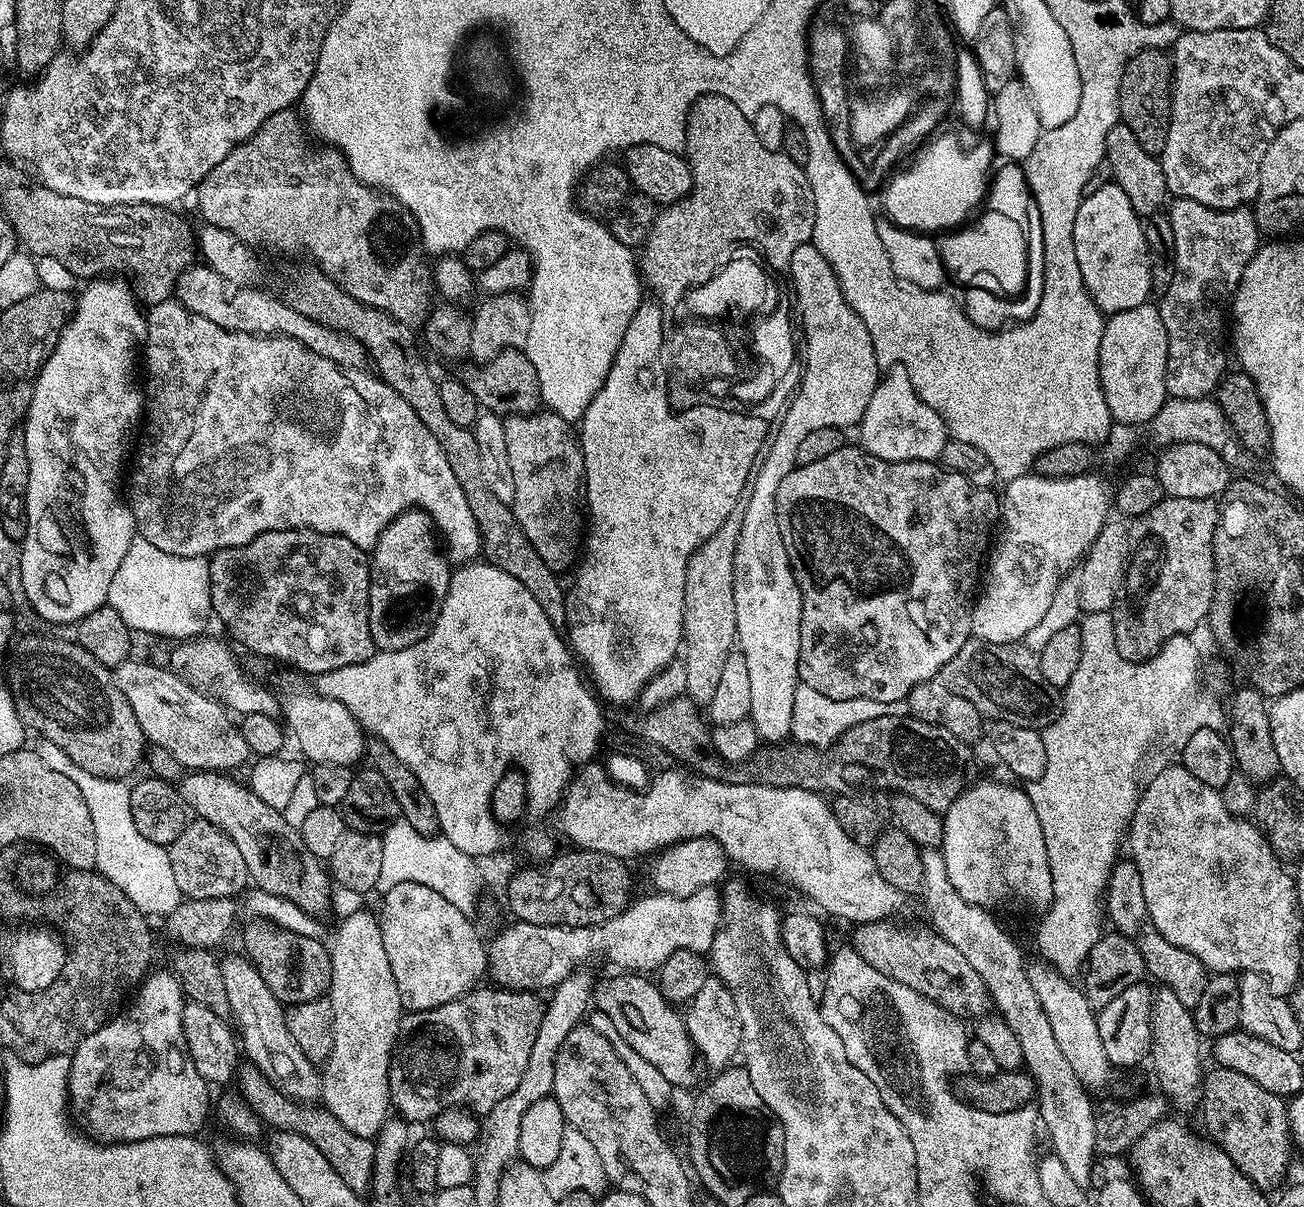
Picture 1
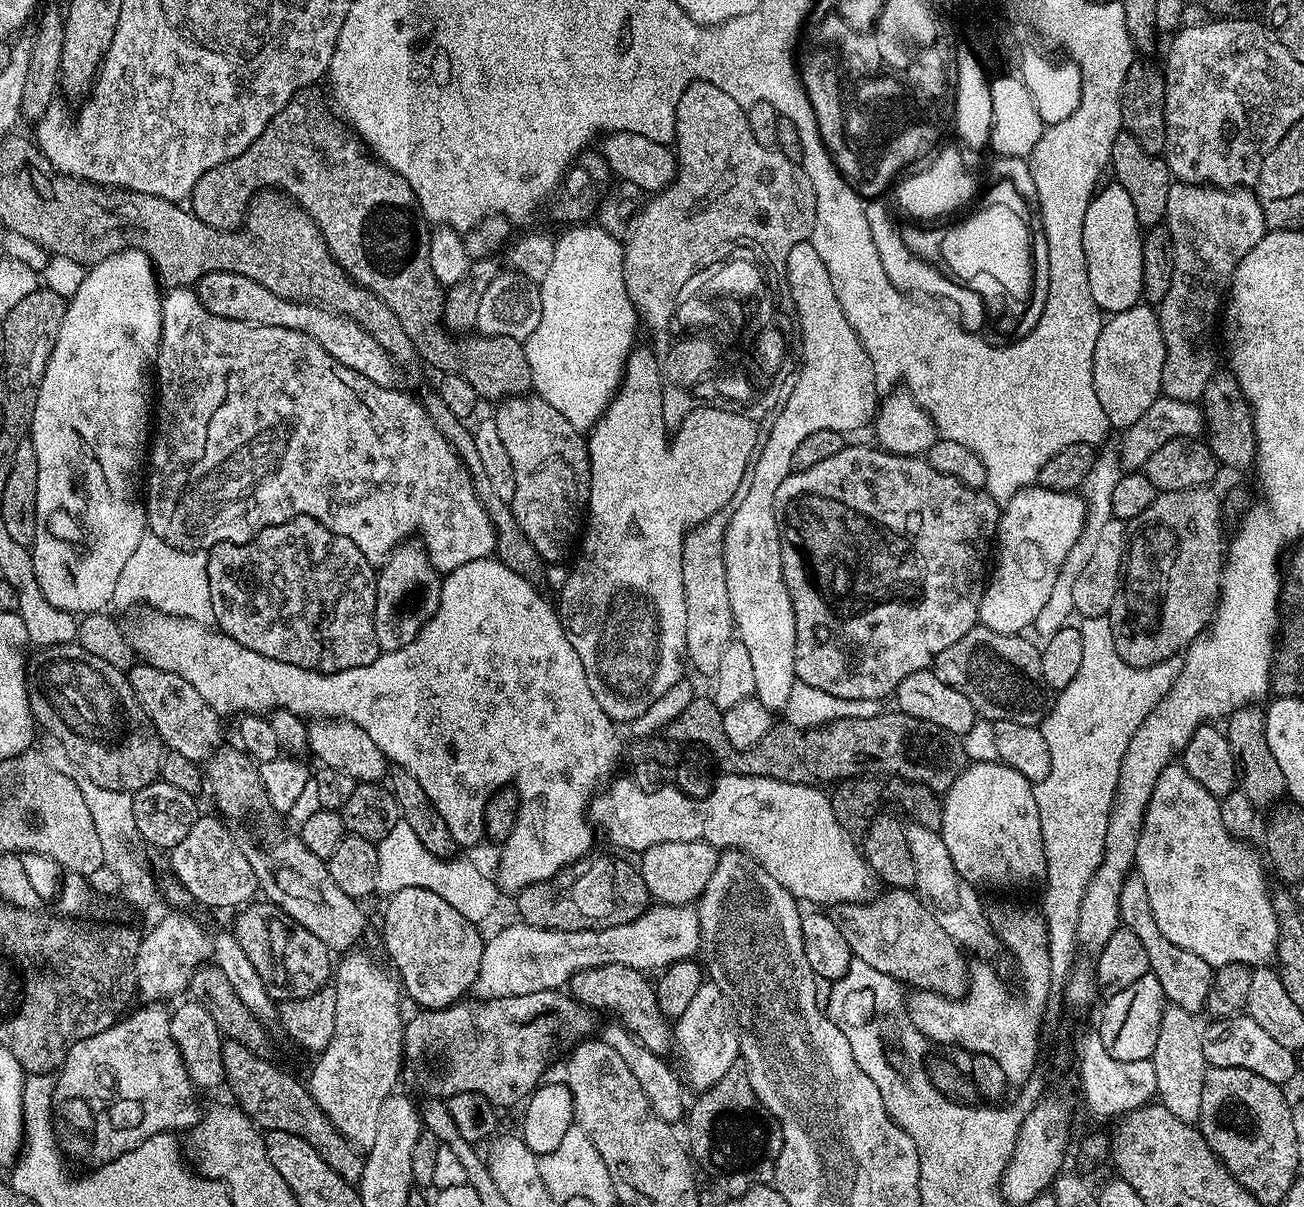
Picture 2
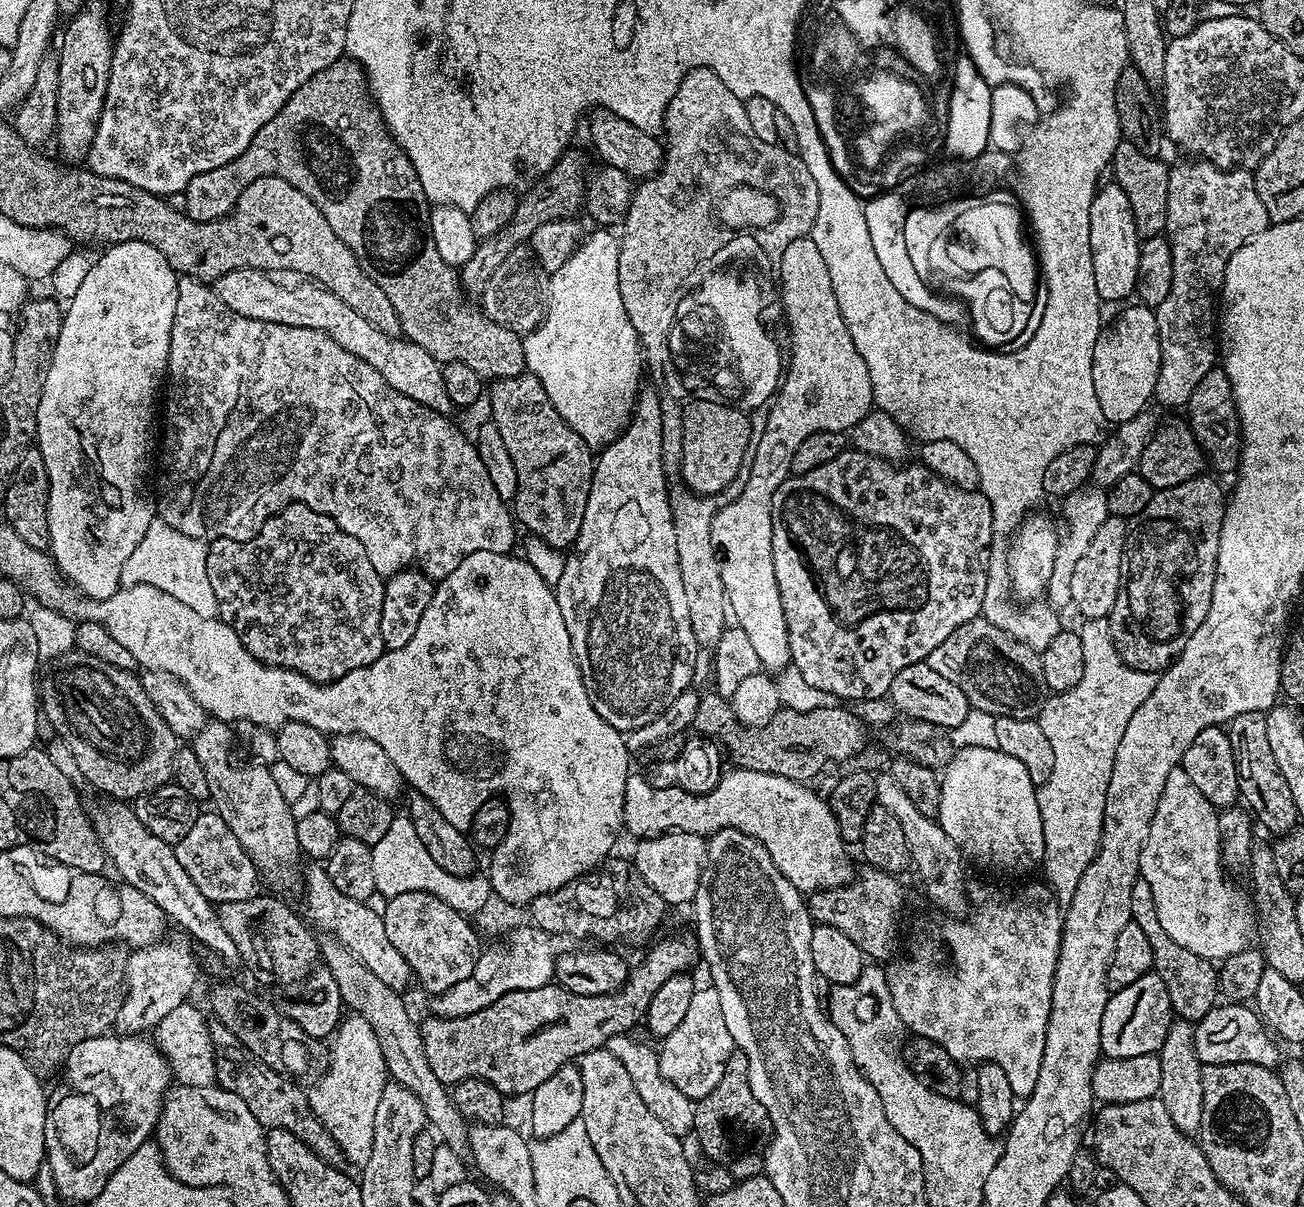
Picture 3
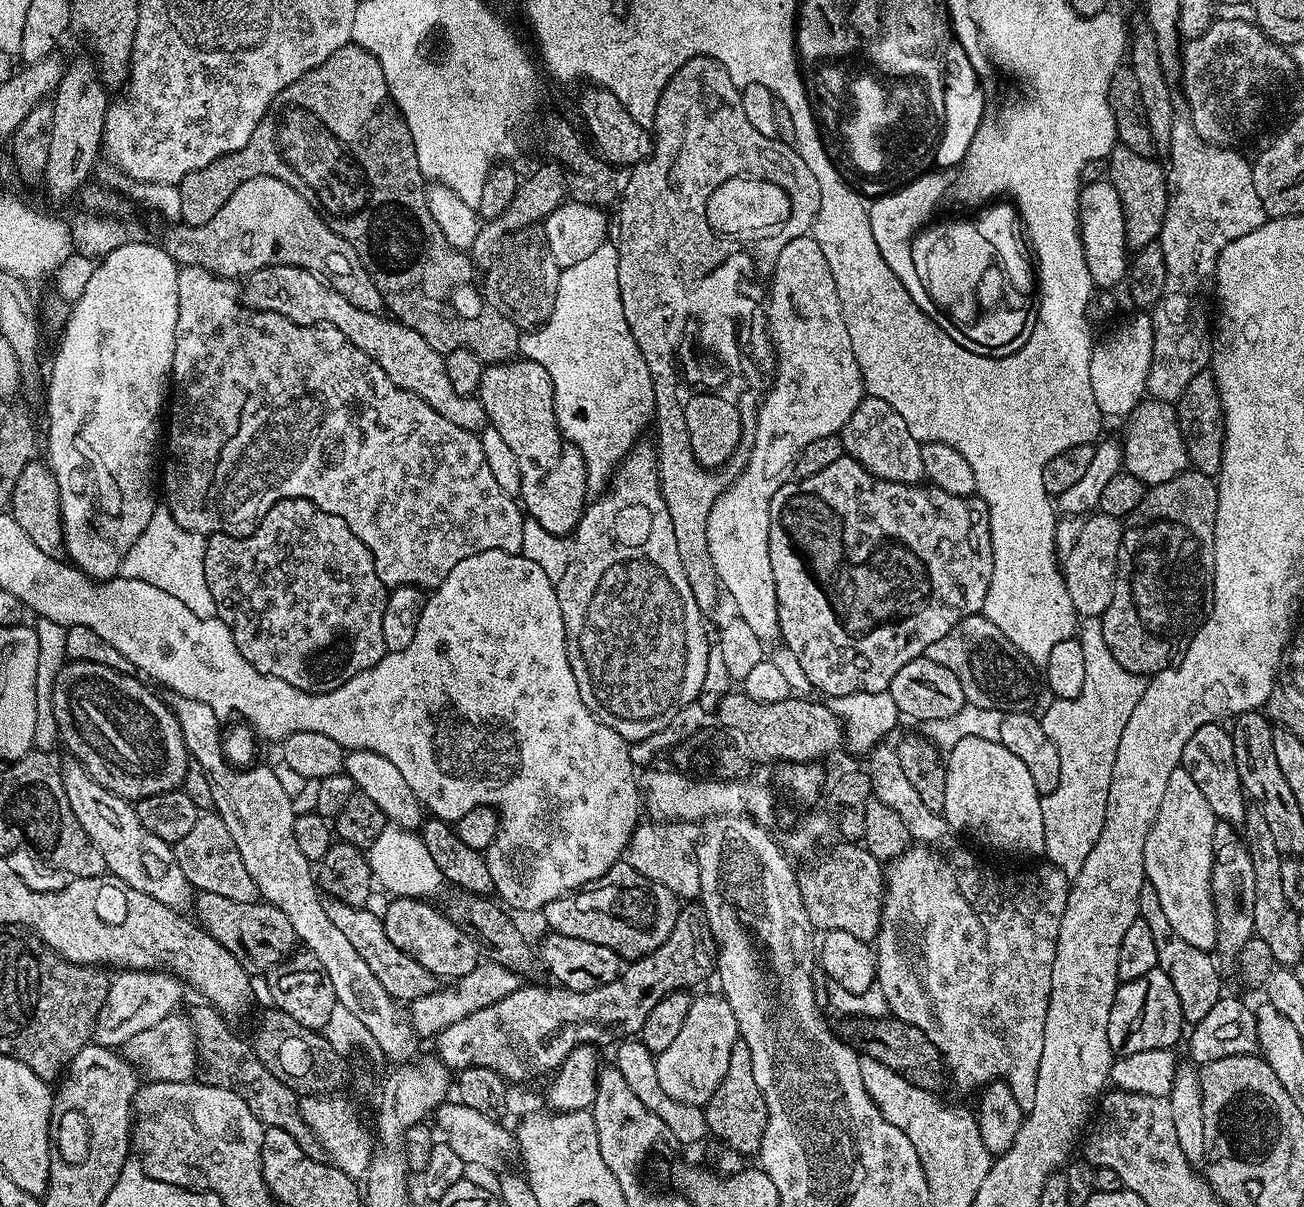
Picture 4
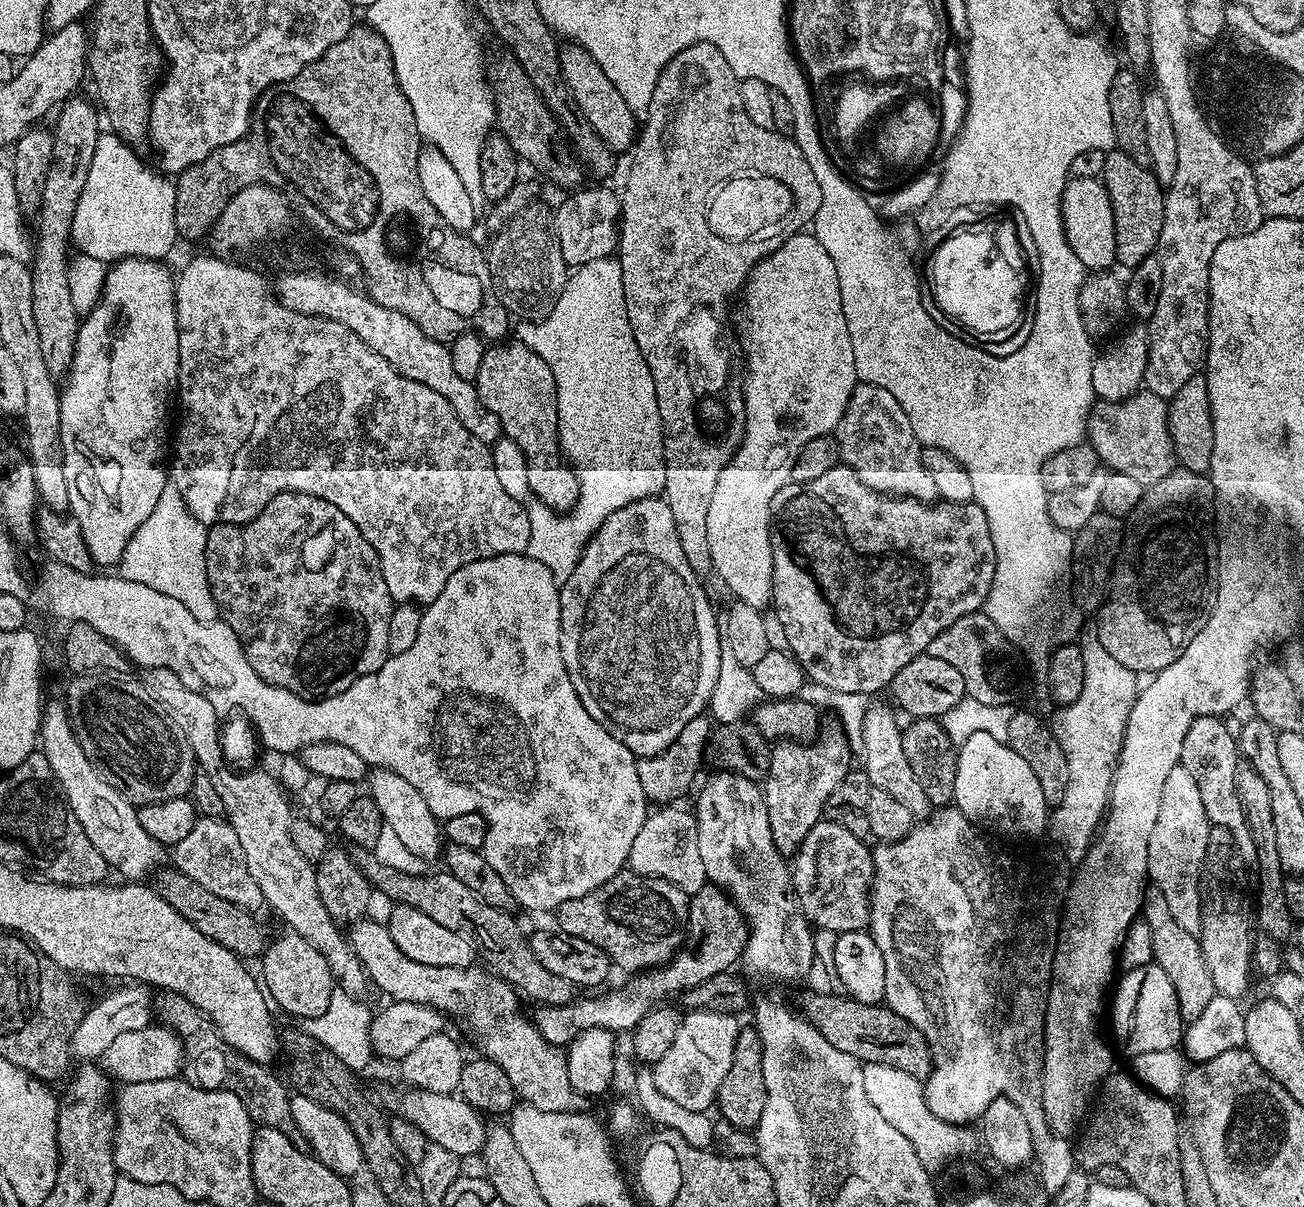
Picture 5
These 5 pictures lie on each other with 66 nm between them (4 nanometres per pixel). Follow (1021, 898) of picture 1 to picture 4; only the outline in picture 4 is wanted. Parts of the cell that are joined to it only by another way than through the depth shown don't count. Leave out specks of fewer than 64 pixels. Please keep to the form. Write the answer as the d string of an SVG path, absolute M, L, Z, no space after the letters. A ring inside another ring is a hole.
M963 738L947 753L946 767L946 802L942 815L949 829L957 828L996 852L1038 857L1043 853L1042 793L1034 786L1030 770L1006 746L985 738Z

